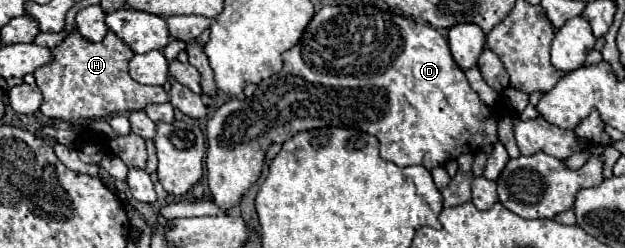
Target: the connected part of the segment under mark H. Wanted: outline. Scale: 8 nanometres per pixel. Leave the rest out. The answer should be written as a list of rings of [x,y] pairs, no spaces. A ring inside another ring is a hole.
[[[76,28],[70,36],[52,50],[54,62],[34,72],[36,84],[44,94],[40,112],[56,120],[80,120],[80,118],[106,118],[112,112],[134,112],[144,110],[146,104],[168,102],[168,94],[160,86],[144,86],[130,78],[128,62],[132,50],[108,32],[102,42],[86,40]]]

